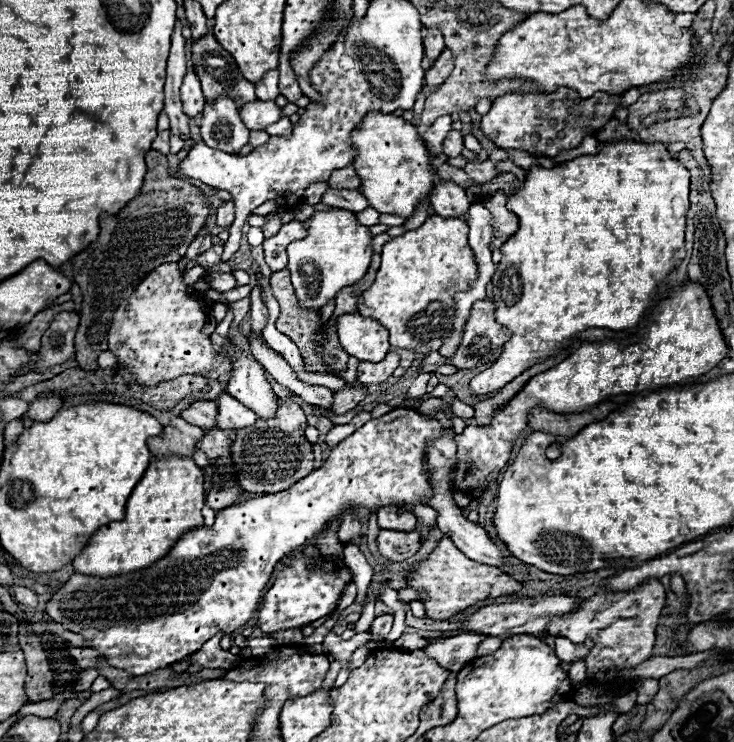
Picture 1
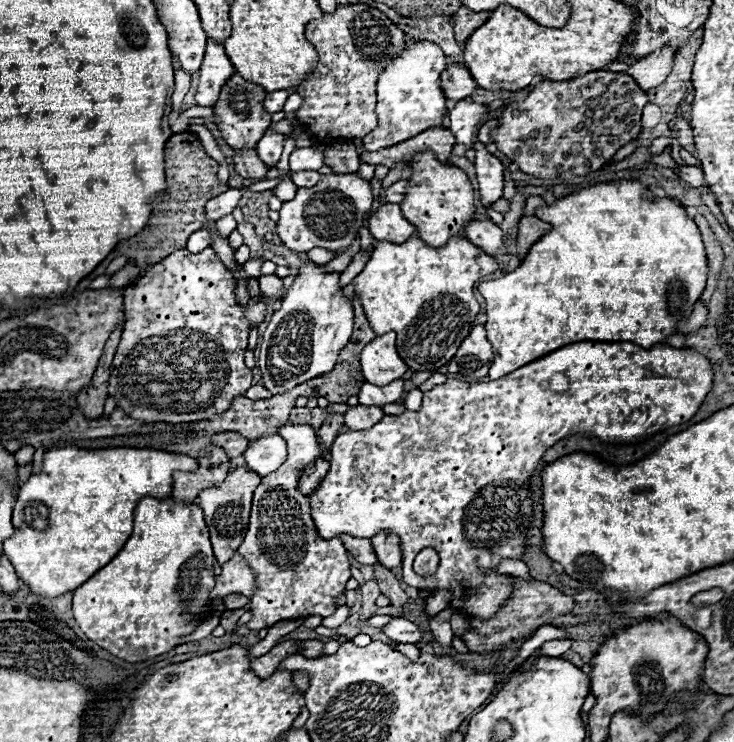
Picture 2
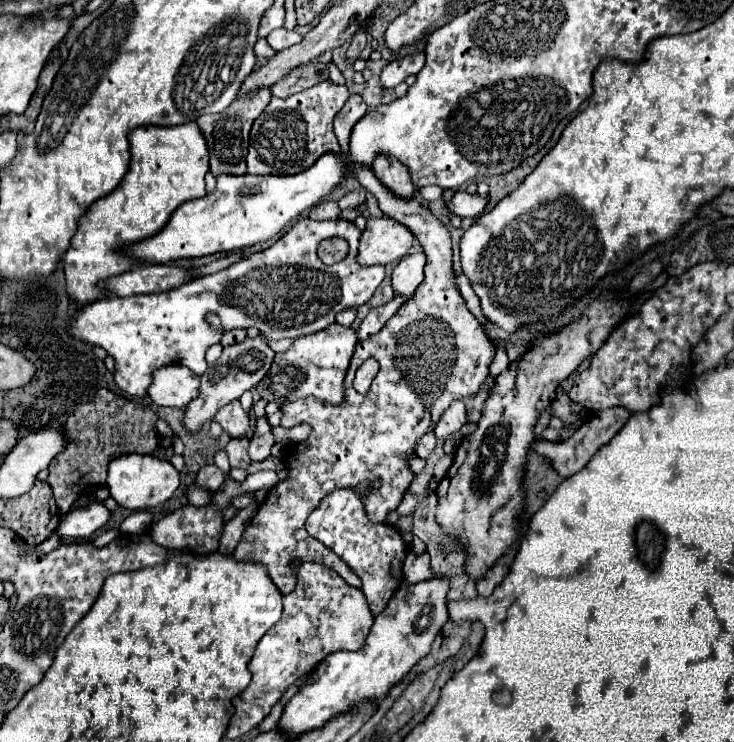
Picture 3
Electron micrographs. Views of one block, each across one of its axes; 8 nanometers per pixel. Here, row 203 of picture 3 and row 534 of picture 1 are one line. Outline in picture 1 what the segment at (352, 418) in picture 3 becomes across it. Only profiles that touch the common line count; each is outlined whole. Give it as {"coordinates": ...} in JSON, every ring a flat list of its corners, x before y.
{"coordinates":[[380,530,378,548,380,548,380,554,388,562,402,562,402,560,406,560,418,552,420,534,416,530,412,530,412,532]]}

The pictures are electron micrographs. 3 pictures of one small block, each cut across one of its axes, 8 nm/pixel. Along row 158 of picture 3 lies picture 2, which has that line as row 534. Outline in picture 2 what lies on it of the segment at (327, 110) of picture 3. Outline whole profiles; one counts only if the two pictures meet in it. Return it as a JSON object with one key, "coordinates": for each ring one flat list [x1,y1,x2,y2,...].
{"coordinates":[[286,422,280,426,280,436,286,442,288,456,284,464,276,470,270,472,268,476,262,478,260,486,254,490,254,504,252,504,252,514,250,514,250,526,246,532,244,542,240,544,238,552,248,560,248,564,256,572,258,580,258,590,252,602,248,604,248,610,252,612,252,620,246,624,250,630,262,630,266,626,274,626,280,620,290,620,298,616,332,616,336,612,334,598,344,592,344,584,352,578,350,574,350,562,348,562,348,552,340,538,332,540,322,540,314,528,312,516,310,516,310,502,308,496,300,494,298,490,298,476,302,472,302,466,316,458,328,458,328,454,320,454,318,444,316,444,316,432,308,424,294,424]]}

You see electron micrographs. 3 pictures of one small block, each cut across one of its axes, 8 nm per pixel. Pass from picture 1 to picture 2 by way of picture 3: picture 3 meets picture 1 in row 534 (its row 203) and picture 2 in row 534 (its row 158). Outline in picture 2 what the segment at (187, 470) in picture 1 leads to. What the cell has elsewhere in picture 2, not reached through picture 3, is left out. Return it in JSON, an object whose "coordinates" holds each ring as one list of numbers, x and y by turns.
{"coordinates":[[140,498,134,510,134,530,124,548,100,572,86,580,74,592,74,620,82,632,100,648,124,662,144,662,172,650,180,636,192,634,204,620,202,608,208,600,208,590,214,584,214,554,210,546,204,512,196,502,178,502,174,498,156,500]]}

